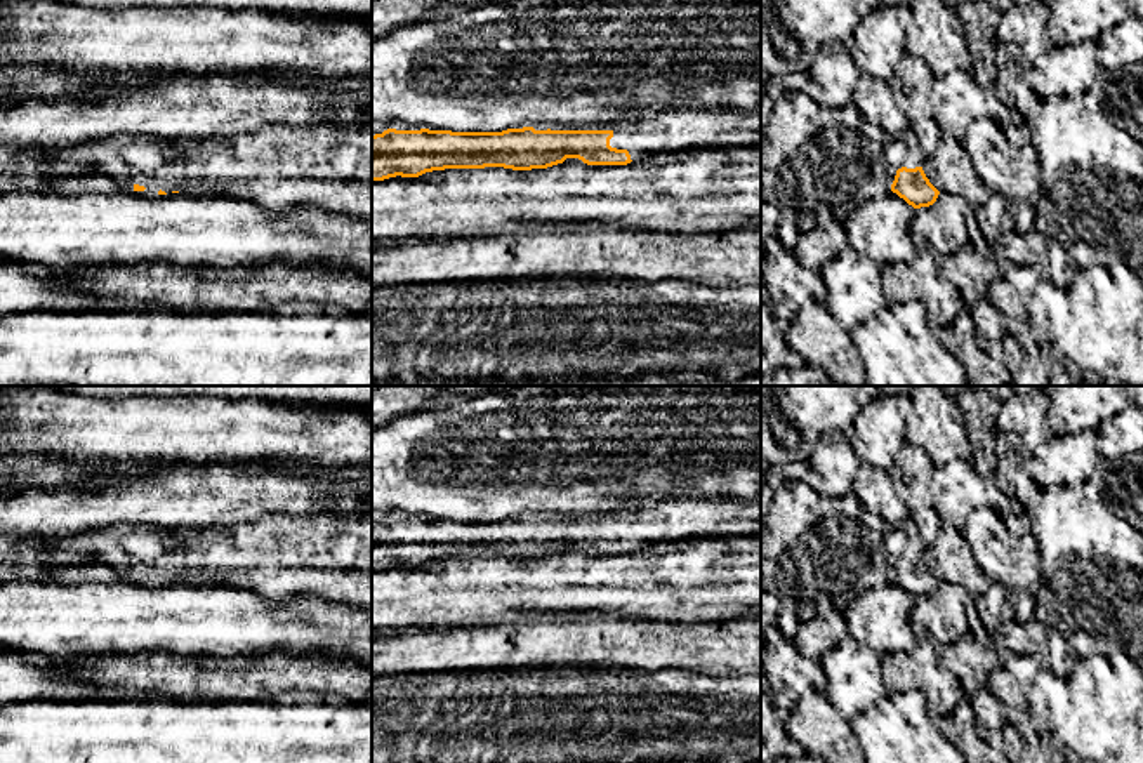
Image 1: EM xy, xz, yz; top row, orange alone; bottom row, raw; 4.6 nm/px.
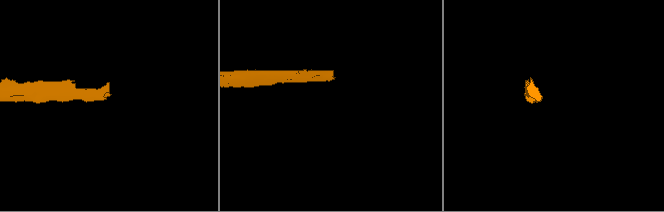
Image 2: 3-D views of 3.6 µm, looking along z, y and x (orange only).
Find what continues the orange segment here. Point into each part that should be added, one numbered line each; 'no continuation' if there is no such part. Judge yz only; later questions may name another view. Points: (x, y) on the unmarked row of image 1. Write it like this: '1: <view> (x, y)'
1: yz (900, 539)

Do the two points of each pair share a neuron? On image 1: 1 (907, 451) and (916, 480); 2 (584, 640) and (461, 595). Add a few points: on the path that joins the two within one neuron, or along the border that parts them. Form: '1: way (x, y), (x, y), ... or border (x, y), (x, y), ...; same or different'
1: way (909, 457), (912, 473); same
2: border (549, 610), (508, 610), (494, 621), (469, 626); different

